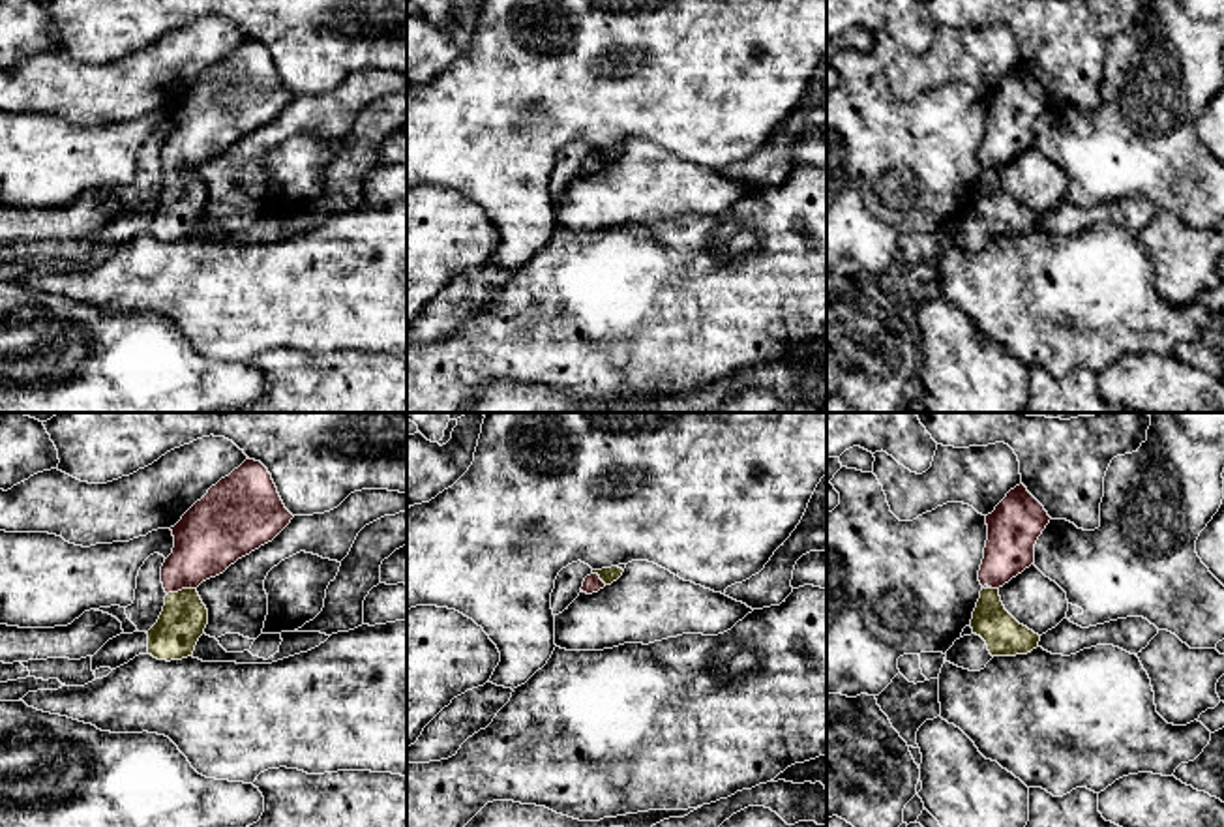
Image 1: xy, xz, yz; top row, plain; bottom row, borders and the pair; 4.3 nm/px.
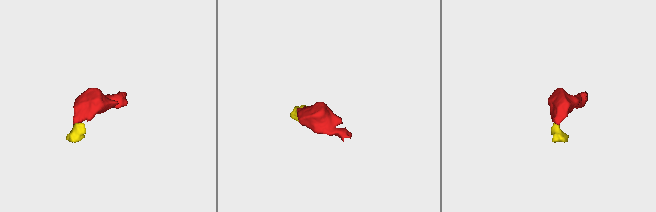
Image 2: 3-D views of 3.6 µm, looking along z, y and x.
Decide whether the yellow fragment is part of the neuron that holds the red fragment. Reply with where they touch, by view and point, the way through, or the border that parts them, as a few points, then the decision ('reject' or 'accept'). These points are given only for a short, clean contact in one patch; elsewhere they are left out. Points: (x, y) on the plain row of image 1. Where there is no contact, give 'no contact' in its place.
meets red in xy at (180, 169); runs through xy (208, 119), (180, 154), (180, 169), (184, 197); accept

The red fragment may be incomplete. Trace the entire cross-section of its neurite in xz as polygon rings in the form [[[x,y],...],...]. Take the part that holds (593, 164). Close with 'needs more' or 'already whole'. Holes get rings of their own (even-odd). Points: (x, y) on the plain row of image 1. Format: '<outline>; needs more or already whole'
[[[619,146],[592,150],[592,154],[585,158],[581,171],[587,174],[598,173],[605,165],[617,161],[622,156],[622,152],[624,150]]]; needs more

